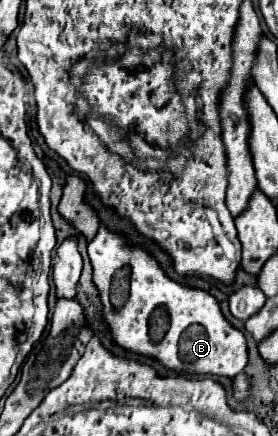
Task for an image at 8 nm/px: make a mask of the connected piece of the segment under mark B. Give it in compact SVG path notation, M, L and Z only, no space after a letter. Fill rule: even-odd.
M101 226L93 242L89 242L87 254L93 266L93 284L99 290L99 300L103 306L103 320L109 326L111 340L117 346L129 352L149 356L159 364L163 364L165 368L177 372L211 374L225 378L233 378L239 372L243 372L247 364L245 336L223 318L219 304L211 294L203 290L191 290L173 282L171 278L165 276L165 272L147 252L143 252L141 248L127 246L123 234L115 234L105 226ZM125 266L131 270L129 276L131 292L127 304L115 312L109 302L109 288L115 272ZM149 318L151 318L153 336L159 338L169 328L159 342L151 340ZM127 334L135 334L135 336L127 336Z

